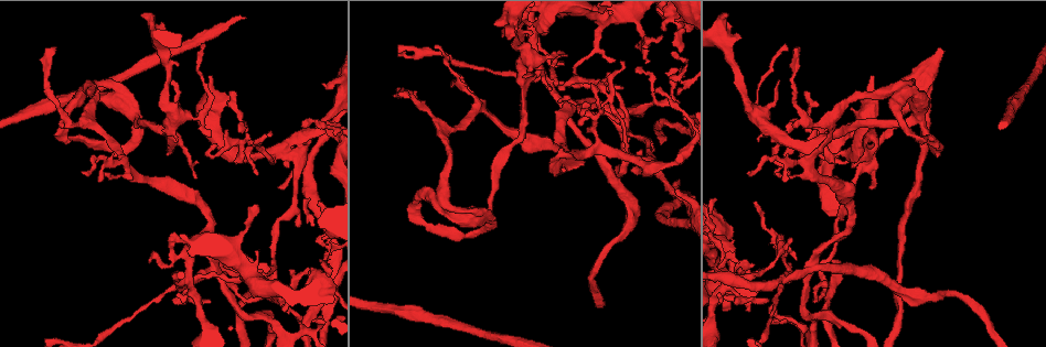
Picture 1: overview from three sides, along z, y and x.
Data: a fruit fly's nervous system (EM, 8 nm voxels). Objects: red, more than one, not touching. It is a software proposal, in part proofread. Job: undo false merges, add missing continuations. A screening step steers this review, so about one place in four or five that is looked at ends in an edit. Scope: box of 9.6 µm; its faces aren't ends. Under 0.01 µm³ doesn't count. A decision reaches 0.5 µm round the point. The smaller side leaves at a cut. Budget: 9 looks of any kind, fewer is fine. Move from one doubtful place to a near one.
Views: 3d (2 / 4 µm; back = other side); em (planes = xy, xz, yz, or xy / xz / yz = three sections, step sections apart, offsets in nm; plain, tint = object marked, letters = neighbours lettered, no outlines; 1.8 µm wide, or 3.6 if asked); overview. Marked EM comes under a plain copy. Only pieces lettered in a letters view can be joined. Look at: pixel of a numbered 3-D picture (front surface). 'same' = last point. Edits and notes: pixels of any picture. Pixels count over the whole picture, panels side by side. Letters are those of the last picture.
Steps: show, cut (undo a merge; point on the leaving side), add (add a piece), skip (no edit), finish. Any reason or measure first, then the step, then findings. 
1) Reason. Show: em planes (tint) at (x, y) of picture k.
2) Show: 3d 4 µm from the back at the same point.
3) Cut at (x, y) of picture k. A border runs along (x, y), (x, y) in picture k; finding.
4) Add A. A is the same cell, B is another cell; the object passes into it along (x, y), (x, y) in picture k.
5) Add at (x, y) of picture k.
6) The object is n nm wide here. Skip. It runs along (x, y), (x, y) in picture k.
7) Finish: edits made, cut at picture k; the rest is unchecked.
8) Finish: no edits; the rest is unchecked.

Calibre changes. Show: em planes (tint) at (488, 214) of picture 1.

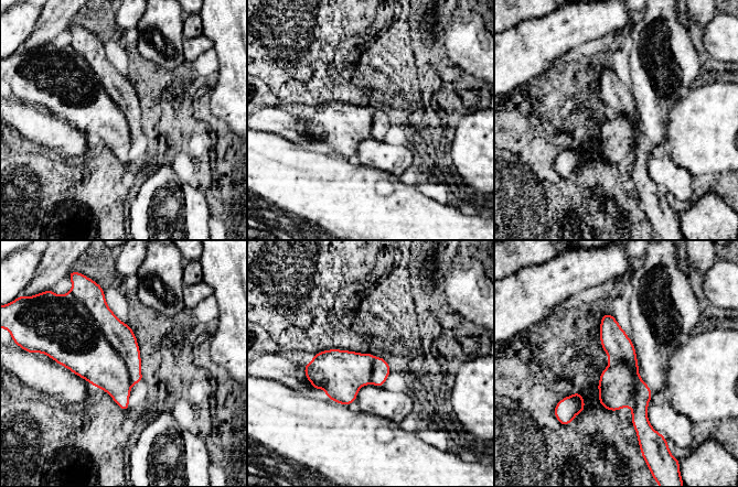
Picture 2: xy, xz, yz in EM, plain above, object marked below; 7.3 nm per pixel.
What lies round it. Show: em planes (letters) at the same point.

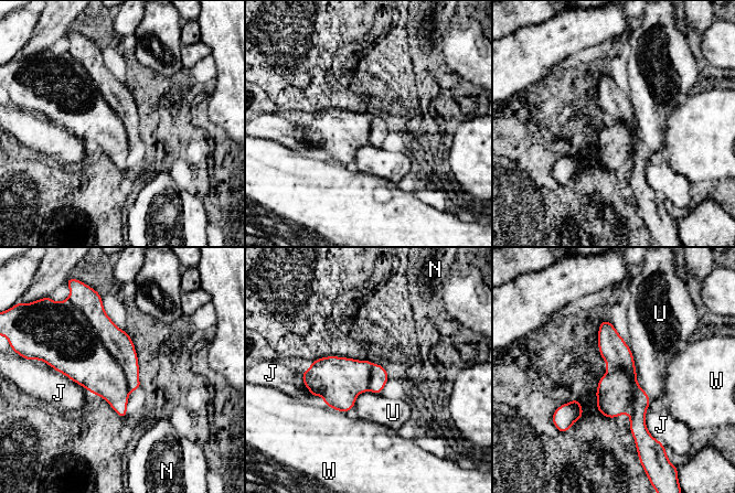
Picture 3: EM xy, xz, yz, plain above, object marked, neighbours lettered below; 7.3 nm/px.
The longest contact is with U, 420 nm. Skip. J, N, U and W are other cells; continuous, no second cell.

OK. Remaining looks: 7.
Free end. Show: 3d 2 µm from the back at (742, 37) of picture 1.

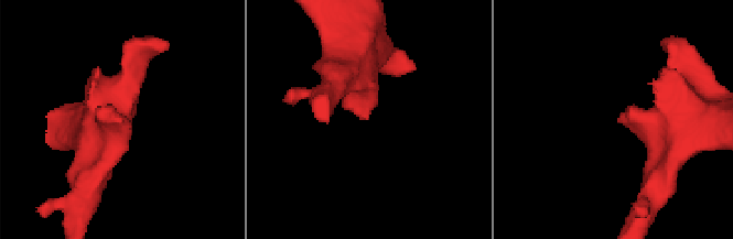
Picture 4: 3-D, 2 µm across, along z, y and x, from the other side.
Shape alone is not enough. Show: em planes (tint) at (364, 119) of picture 4.

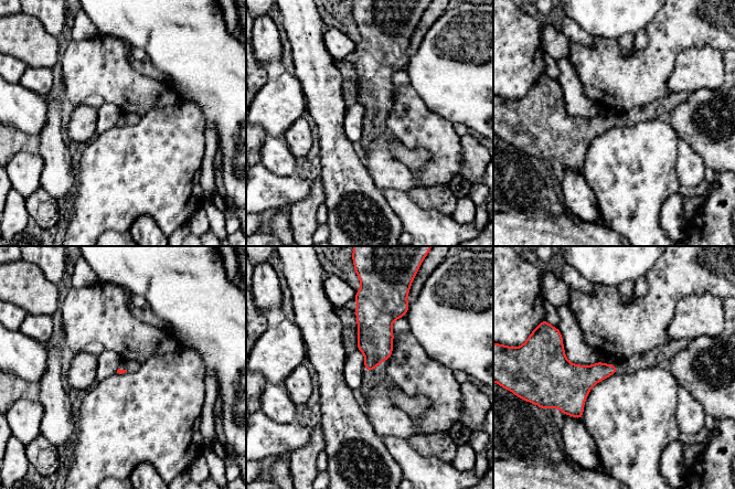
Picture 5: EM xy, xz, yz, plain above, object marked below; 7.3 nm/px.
What lies round it. Show: em planes (letters) at the same point.

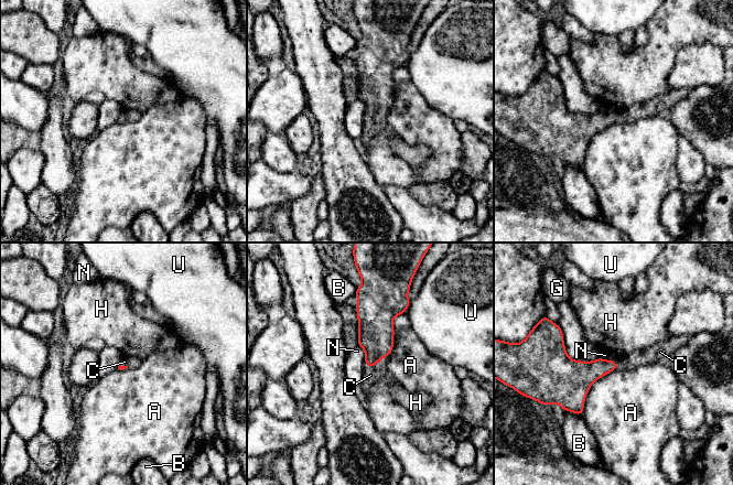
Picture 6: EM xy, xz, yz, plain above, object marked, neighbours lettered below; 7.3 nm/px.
The longest contact is with A, 440 nm. Add C. C is the same cell, A, B, G, H, N and U are other cells; the object passes into it along (376, 333), (369, 366), (370, 375) in picture 6; the cell continues.

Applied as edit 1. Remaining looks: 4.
Two arms at a narrow angle. Show: 3d 2 µm at (867, 158) of picture 1.

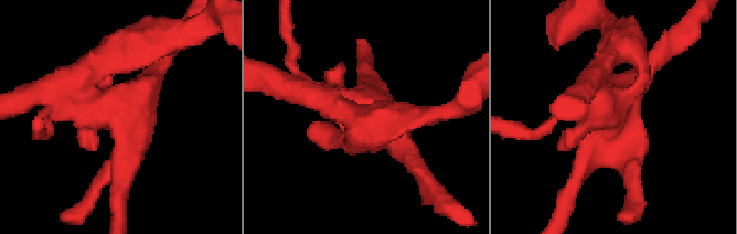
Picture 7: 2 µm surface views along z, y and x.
Show: em planes (letters) at (127, 116) of picture 7.

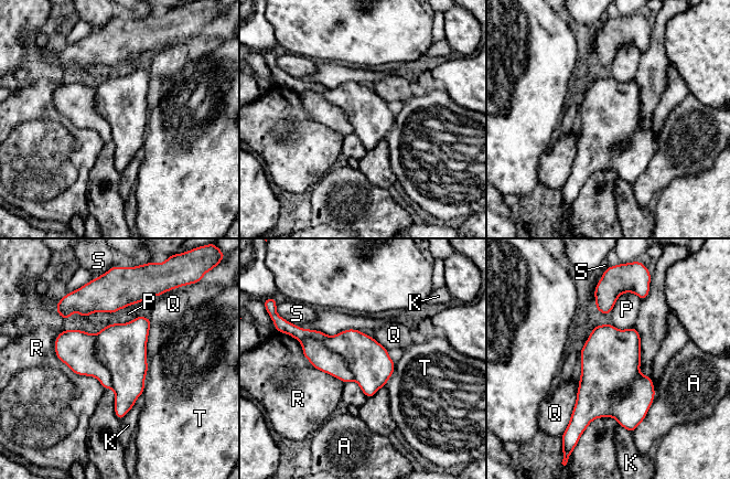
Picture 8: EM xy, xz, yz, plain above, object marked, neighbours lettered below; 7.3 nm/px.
The object is 360 nm wide here. Cut at (365, 357) of picture 8. A, K, P, Q, R, S and T are other cells; a border runs along (300, 340), (320, 340), (353, 379) in picture 8; two cells meet here.

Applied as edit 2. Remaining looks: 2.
See it whole again. Show: overview.

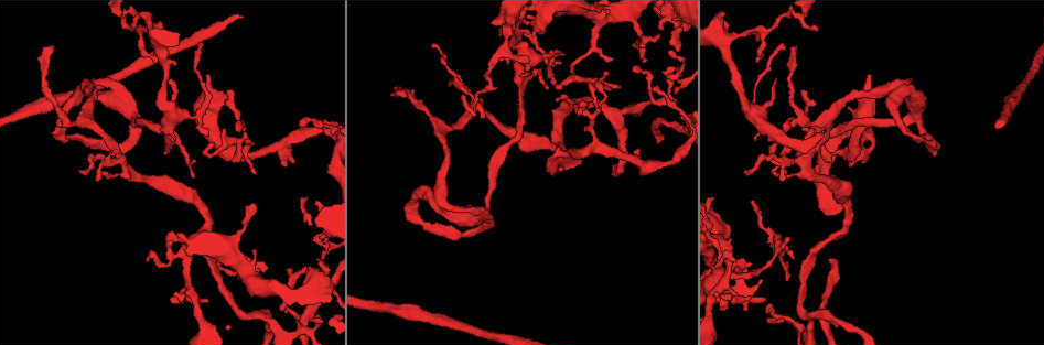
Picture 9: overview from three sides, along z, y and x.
Three arms meet. Show: em planes (letters) at (757, 119) of picture 9.

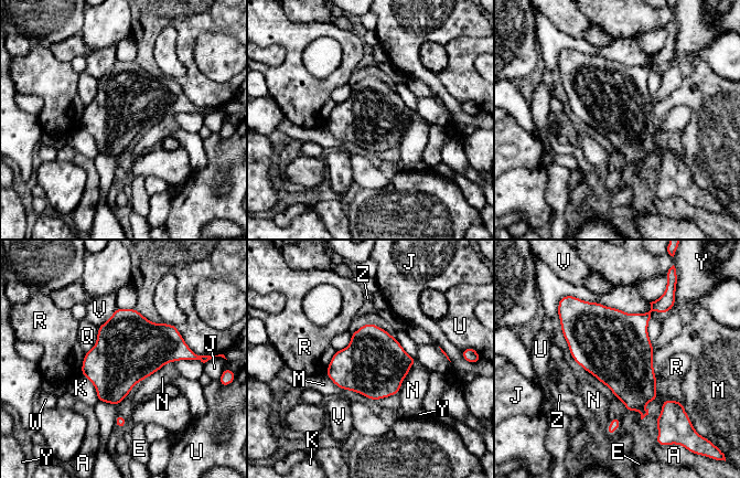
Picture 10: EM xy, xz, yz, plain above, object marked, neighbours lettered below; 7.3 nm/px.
The longest contact is with M, 380 nm. Skip. A, E, J, K, M, N, Q, R, U, V, W, Y and Z are other cells; one cell here.

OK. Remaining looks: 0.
Finish: edits made, add at picture 6, cut at picture 8; the rest is unchecked.

